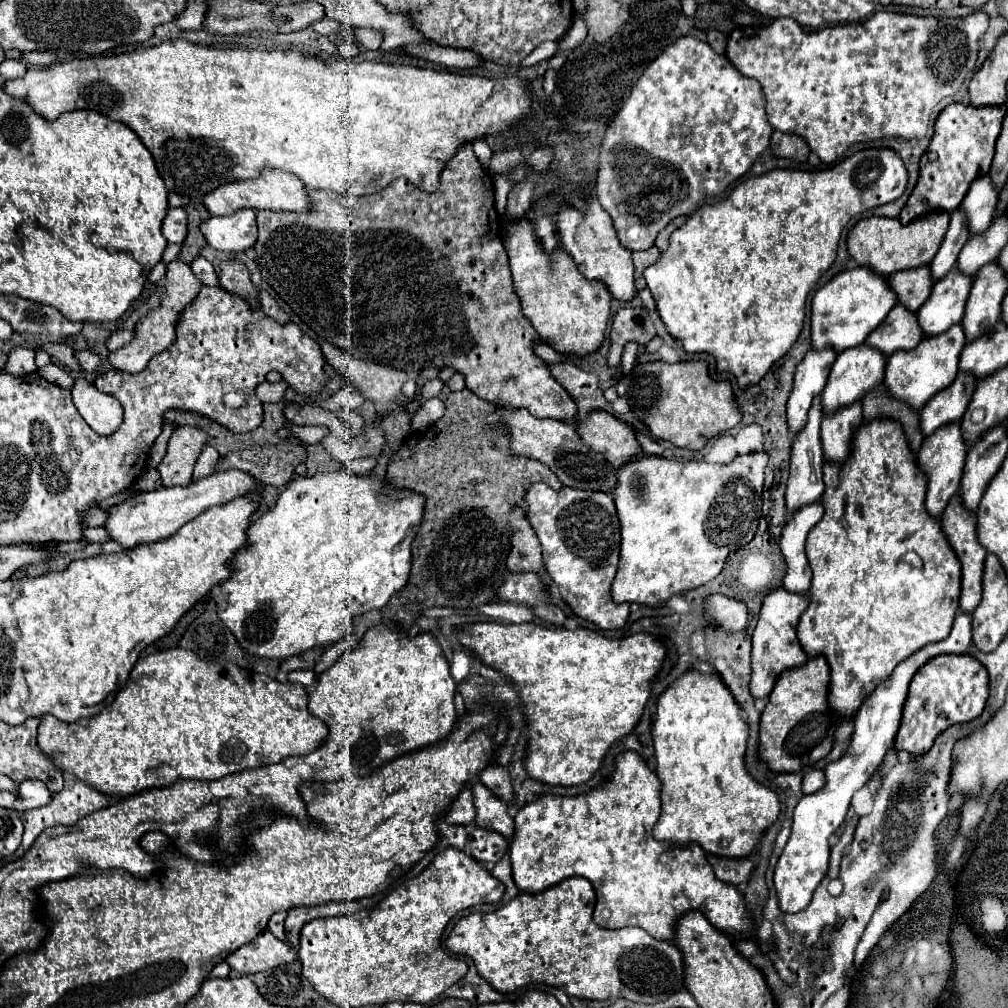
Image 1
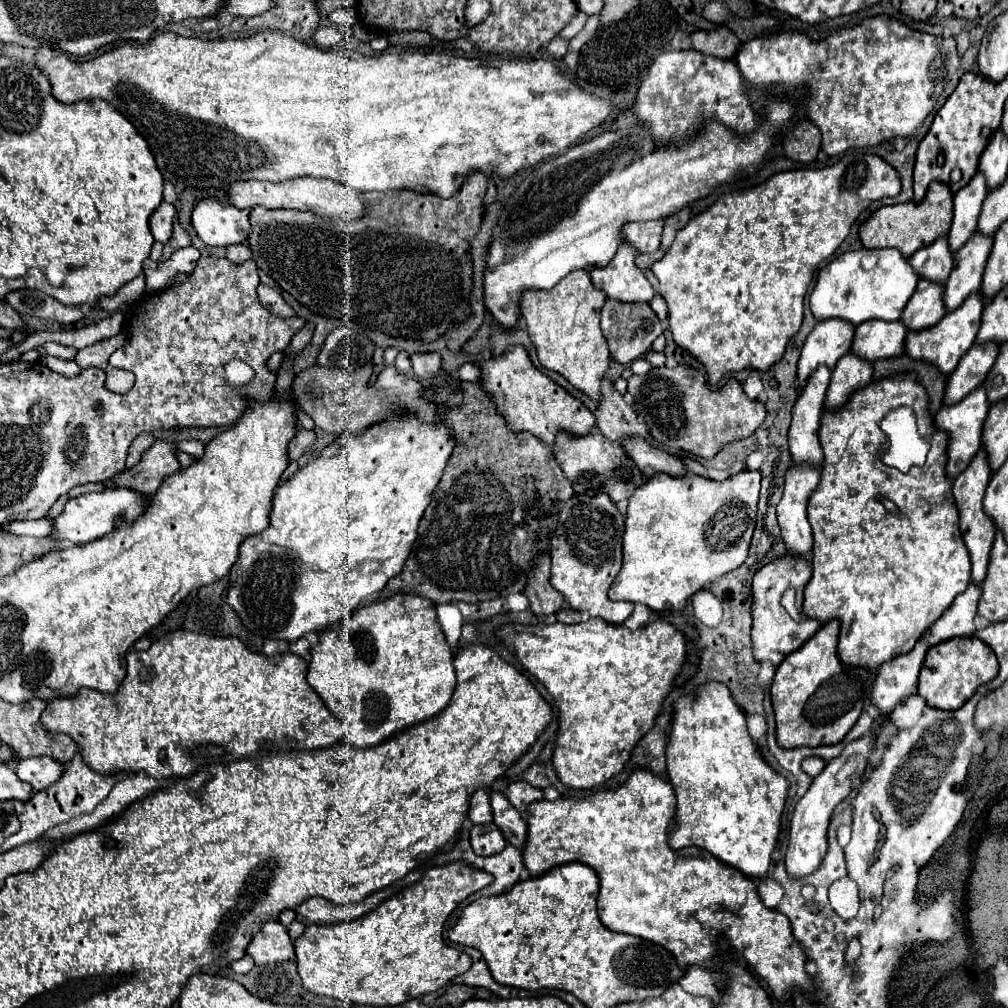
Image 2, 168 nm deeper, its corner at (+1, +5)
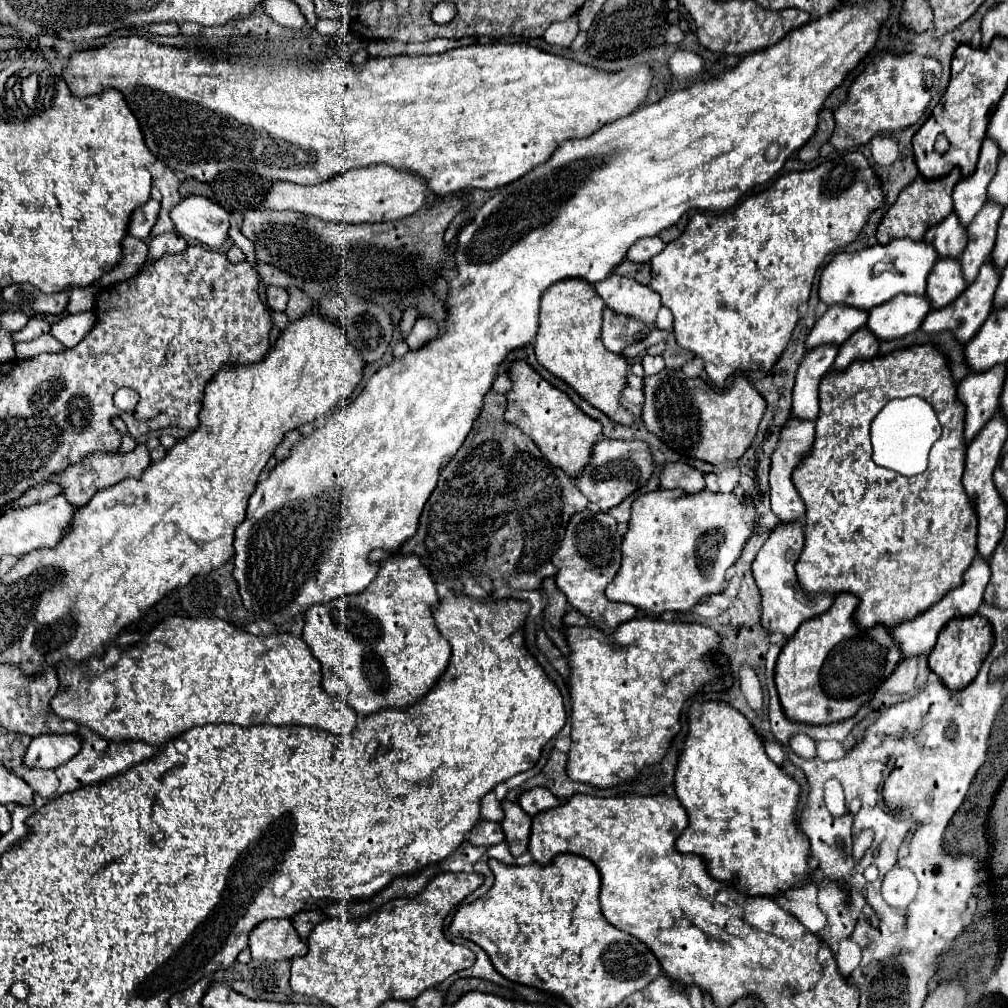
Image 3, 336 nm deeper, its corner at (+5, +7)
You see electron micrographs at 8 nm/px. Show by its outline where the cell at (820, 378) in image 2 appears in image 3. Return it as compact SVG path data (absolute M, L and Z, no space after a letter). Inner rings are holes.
M819 346L805 354L793 388L793 408L791 416L815 422L819 414L819 382L831 372L833 360L837 356L837 346Z

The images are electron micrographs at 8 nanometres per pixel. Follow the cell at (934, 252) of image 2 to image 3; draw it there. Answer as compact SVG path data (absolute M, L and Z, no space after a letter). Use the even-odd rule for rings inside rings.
M951 212L949 218L927 230L923 242L931 244L939 258L959 258L959 254L967 246L967 234L965 228L959 224L955 212Z

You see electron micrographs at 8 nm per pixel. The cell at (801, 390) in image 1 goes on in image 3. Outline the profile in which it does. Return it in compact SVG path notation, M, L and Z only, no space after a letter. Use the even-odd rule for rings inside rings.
M831 306L813 326L805 340L807 352L823 344L843 344L853 332L867 322L865 310L851 310L851 306Z

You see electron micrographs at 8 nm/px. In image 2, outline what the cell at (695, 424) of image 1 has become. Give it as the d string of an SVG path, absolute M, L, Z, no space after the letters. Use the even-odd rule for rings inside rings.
M681 364L677 368L661 366L649 374L631 376L629 394L635 398L651 436L659 444L705 460L713 458L727 444L753 436L767 416L765 406L757 400L749 400L735 378L723 388L713 390L699 370Z

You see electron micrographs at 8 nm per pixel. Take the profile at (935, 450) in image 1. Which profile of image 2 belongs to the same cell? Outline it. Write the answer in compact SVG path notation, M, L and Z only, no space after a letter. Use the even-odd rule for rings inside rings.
M979 386L969 396L965 396L965 400L959 400L959 404L941 406L941 410L937 412L935 424L941 430L949 432L949 448L947 448L949 462L947 462L947 472L949 472L951 478L959 476L967 468L967 464L973 460L973 456L979 452L979 448L981 448L981 432L983 432L981 428L983 428L983 422L987 418L989 406L991 406L991 402L987 400L985 386Z

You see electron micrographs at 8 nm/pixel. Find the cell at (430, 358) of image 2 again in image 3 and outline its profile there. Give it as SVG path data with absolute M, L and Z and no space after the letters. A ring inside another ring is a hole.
M419 318L407 338L407 344L411 350L419 350L423 346L427 346L431 340L435 340L435 336L439 334L439 328L433 320L423 320Z

